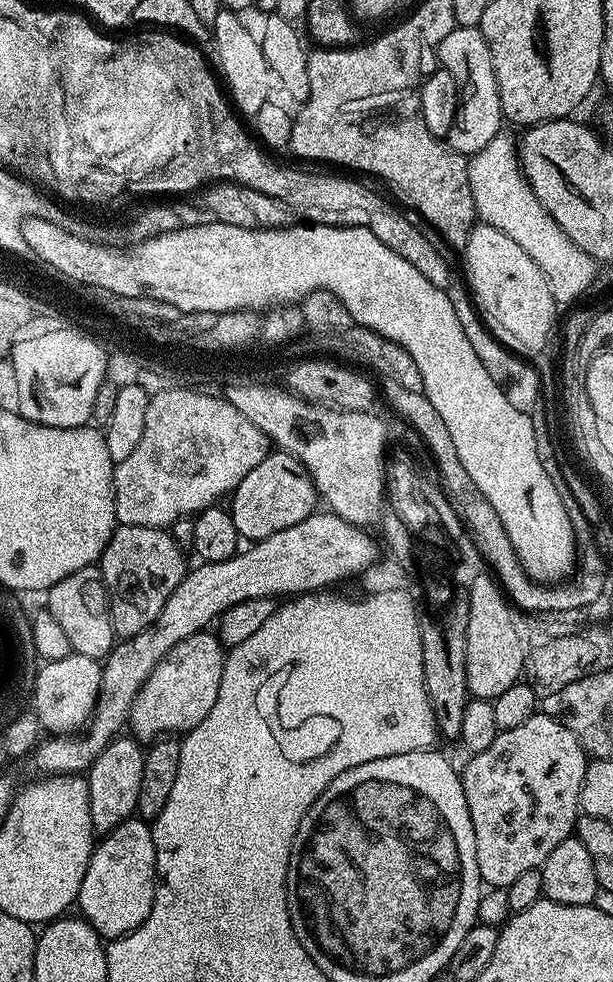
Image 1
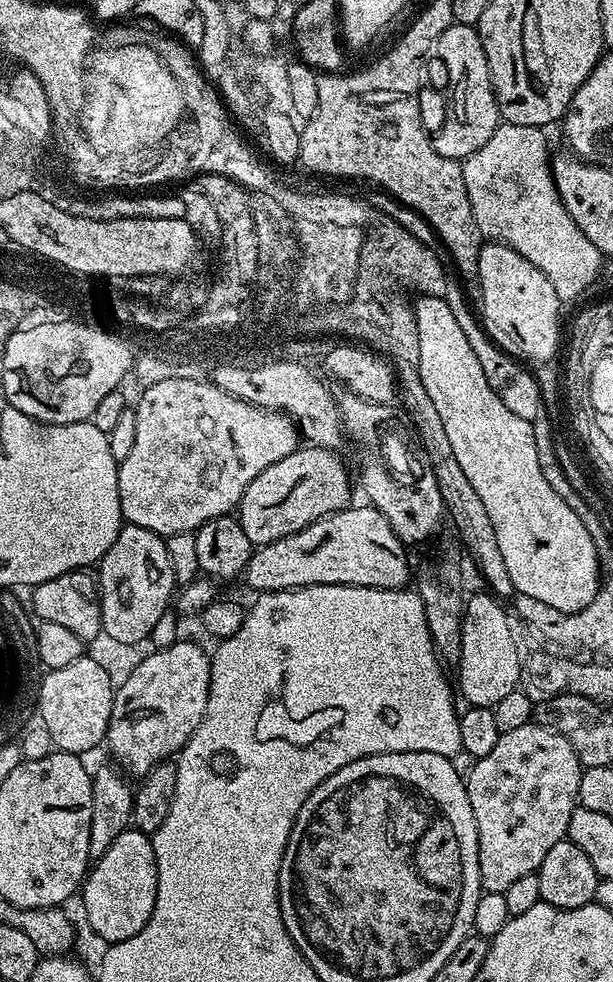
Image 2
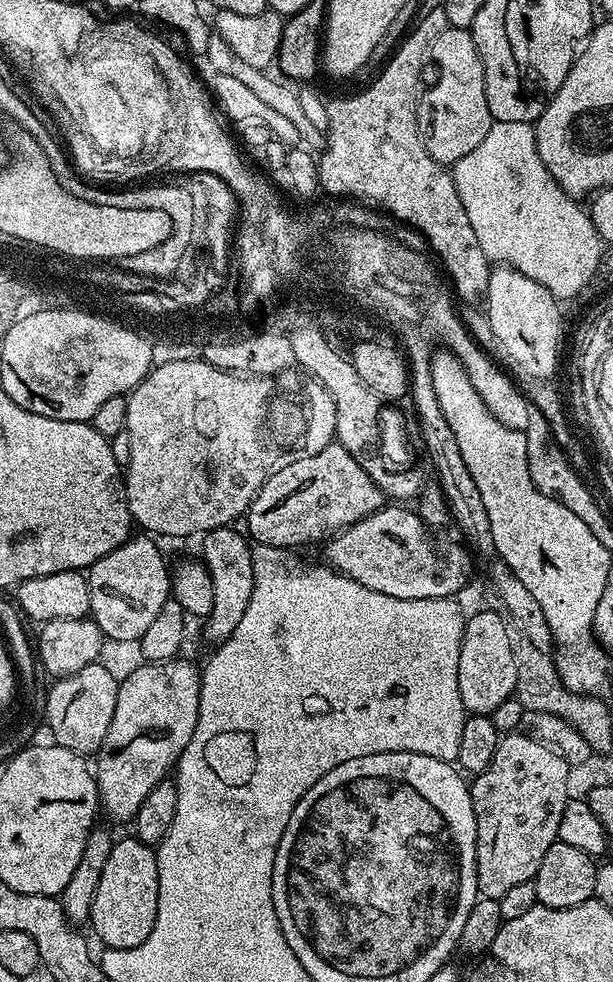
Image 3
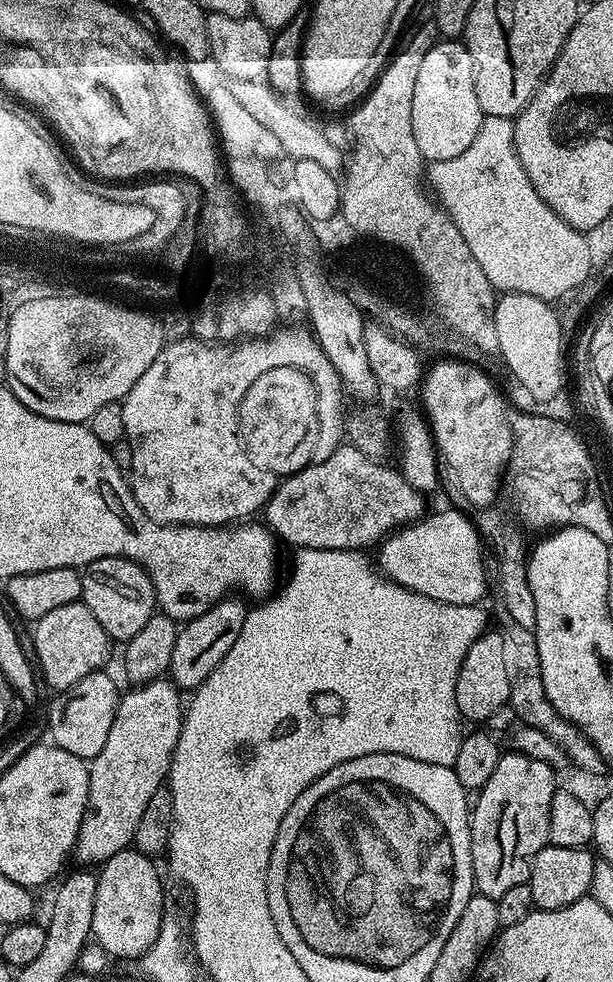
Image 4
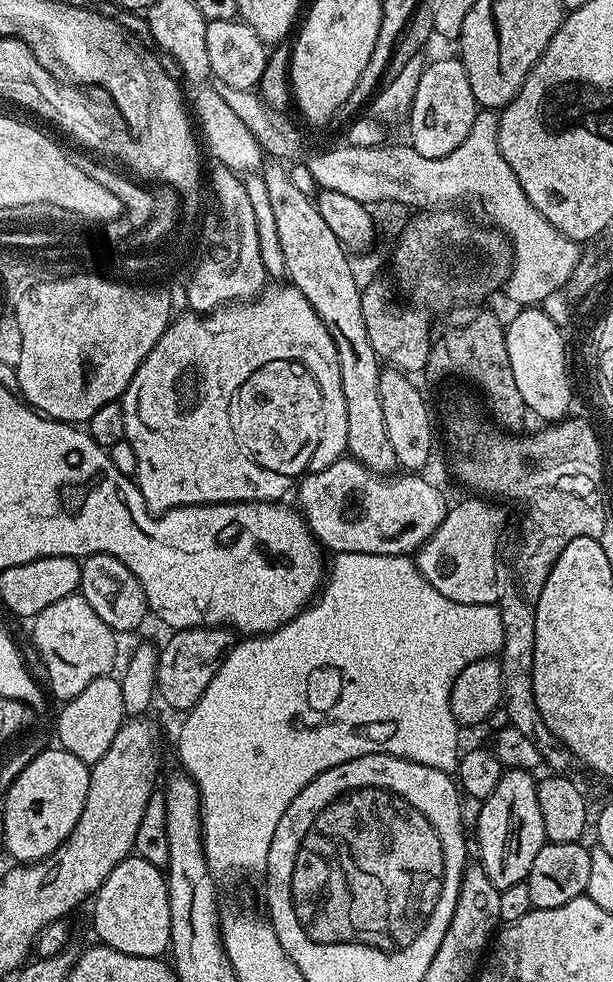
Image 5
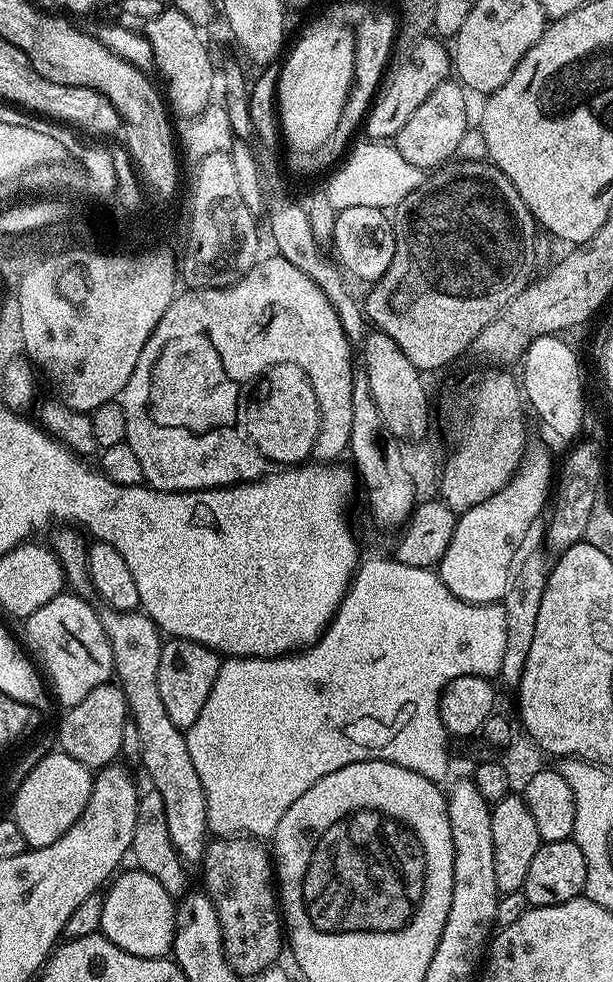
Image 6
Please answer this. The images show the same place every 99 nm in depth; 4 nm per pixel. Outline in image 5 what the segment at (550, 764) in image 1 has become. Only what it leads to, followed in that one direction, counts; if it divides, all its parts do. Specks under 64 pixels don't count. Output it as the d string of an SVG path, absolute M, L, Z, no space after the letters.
M509 768L500 776L498 786L494 786L494 794L487 796L479 805L480 813L476 816L476 848L480 851L478 863L482 870L486 870L486 878L490 878L495 888L503 890L516 883L525 883L538 850L542 850L546 843L537 783L537 777L531 771Z

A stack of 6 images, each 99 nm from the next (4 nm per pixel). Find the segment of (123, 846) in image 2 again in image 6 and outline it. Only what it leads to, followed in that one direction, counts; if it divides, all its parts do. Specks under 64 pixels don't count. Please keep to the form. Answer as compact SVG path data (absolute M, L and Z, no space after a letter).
M138 867L129 868L129 872L121 871L103 893L100 932L110 942L114 942L114 946L135 956L167 957L171 953L176 933L177 901L173 893L168 892L162 882L158 882L158 878L150 878L150 874Z

